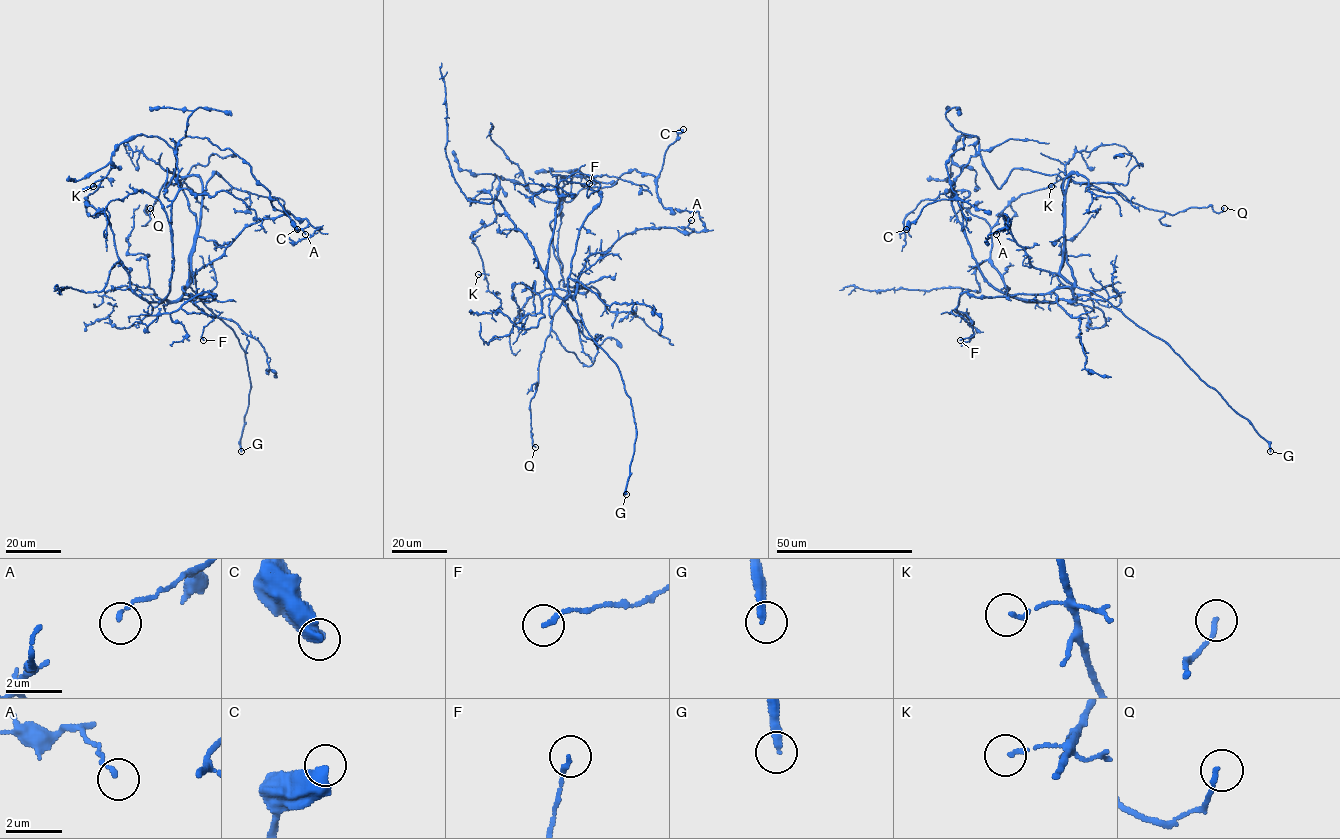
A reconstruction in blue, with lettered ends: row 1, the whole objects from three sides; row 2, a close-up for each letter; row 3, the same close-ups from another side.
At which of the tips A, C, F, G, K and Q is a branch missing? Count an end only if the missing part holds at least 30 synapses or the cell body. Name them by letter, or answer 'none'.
G

